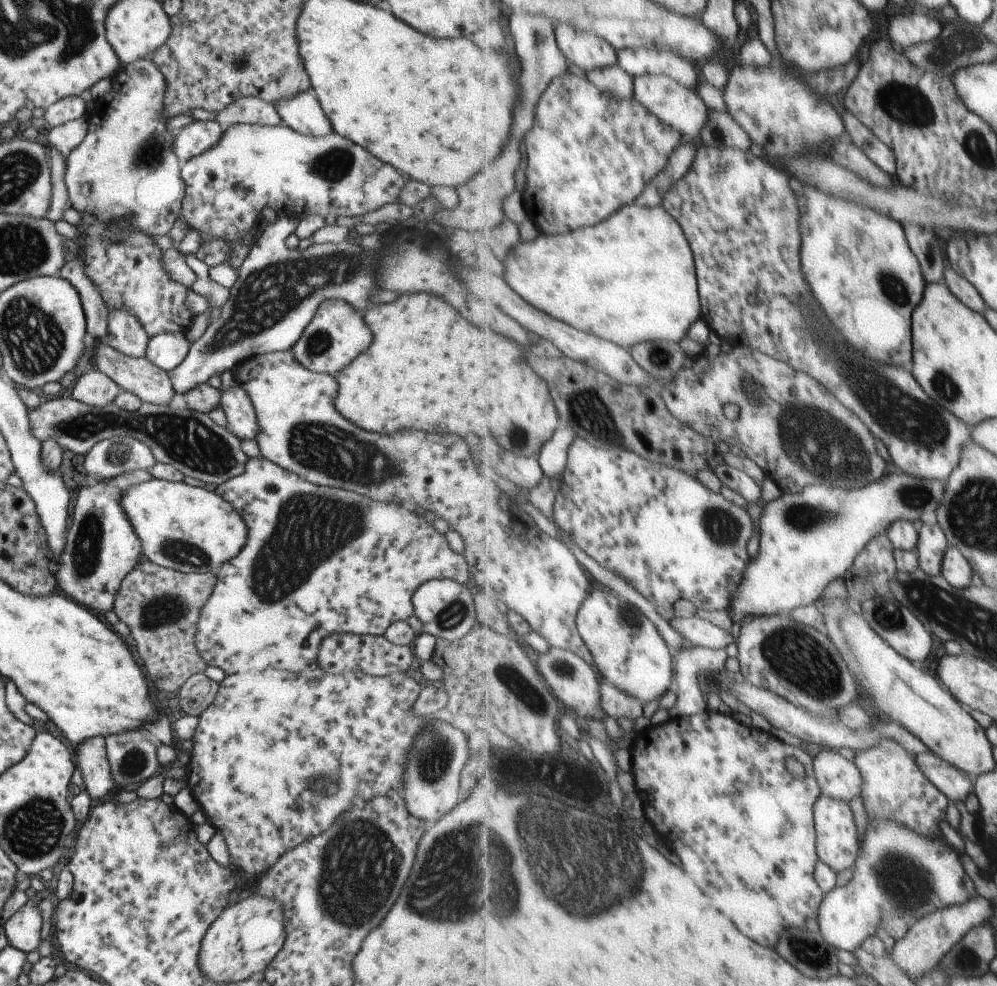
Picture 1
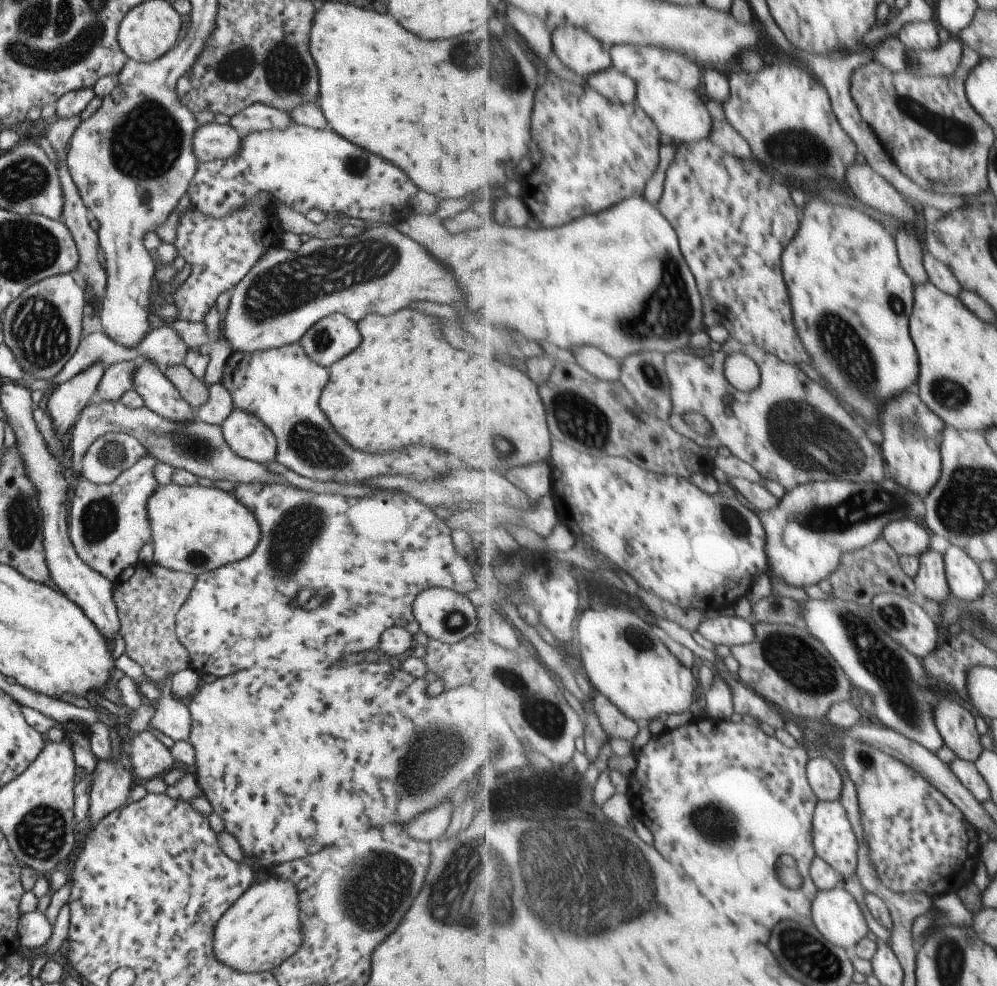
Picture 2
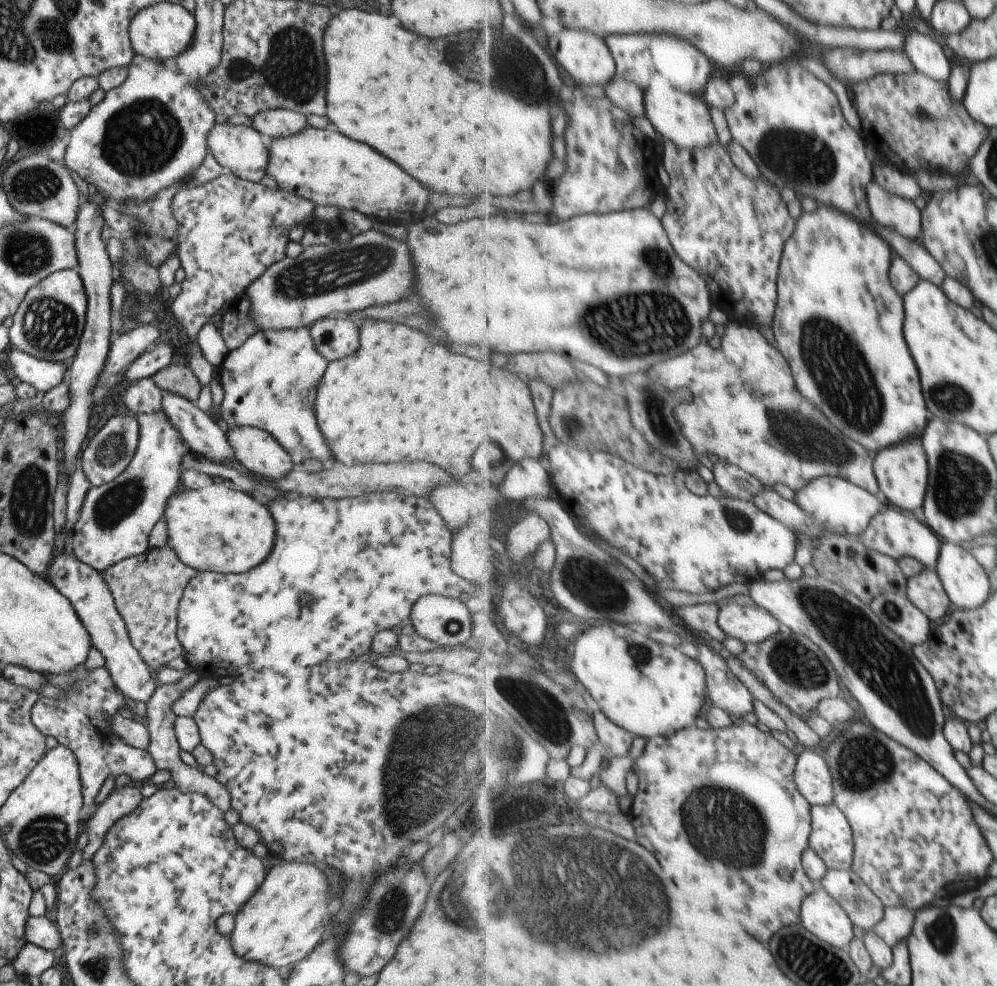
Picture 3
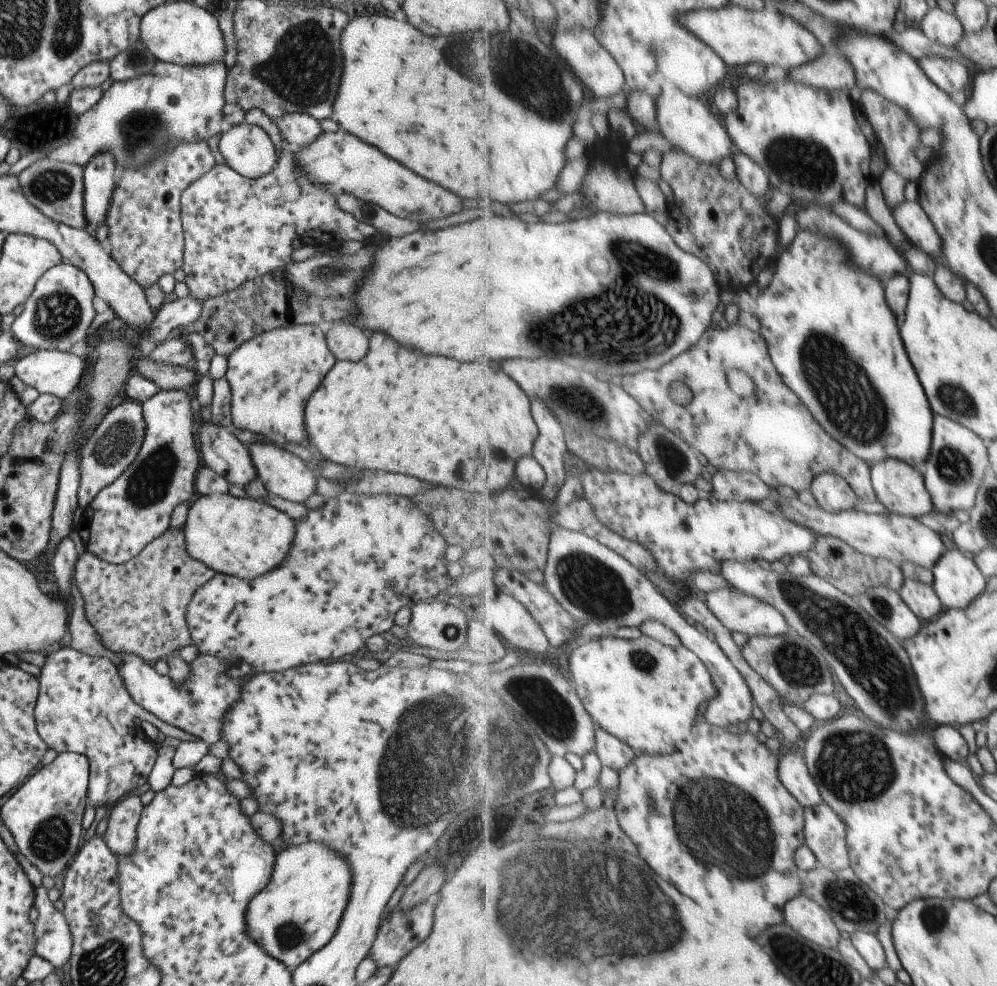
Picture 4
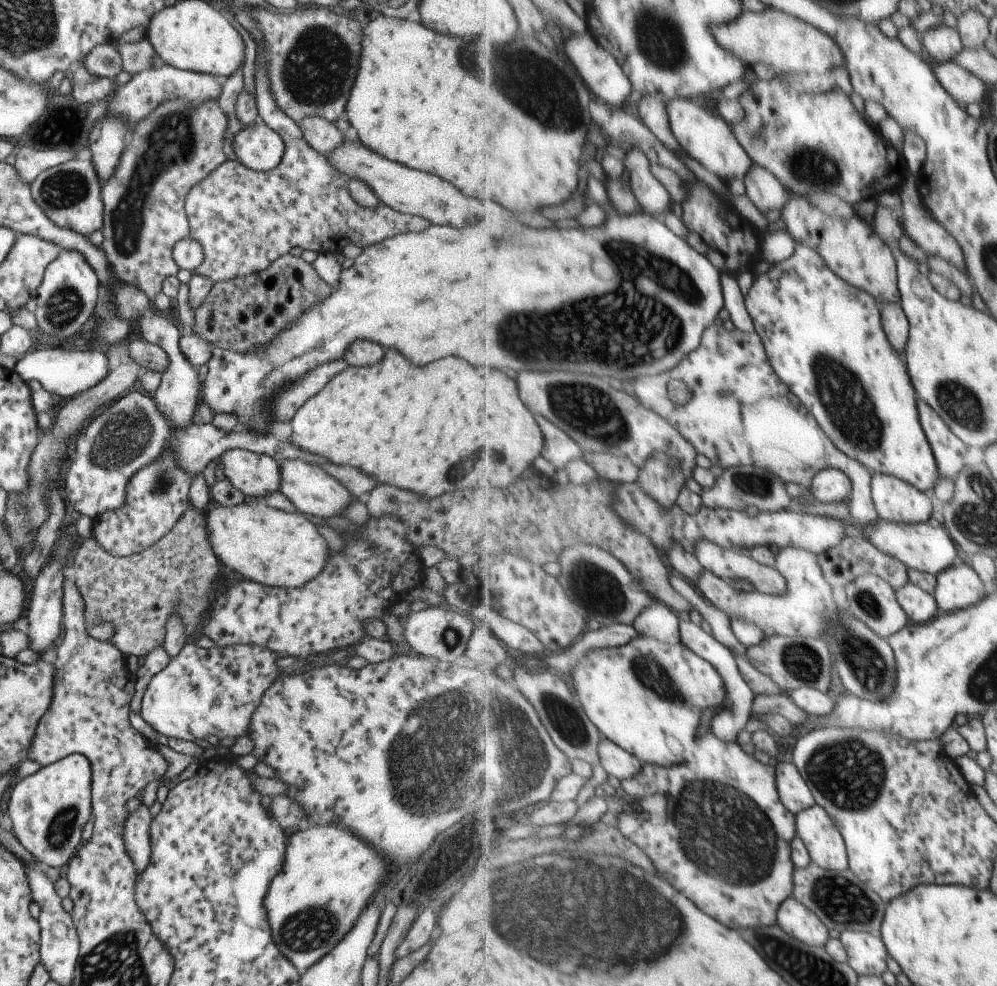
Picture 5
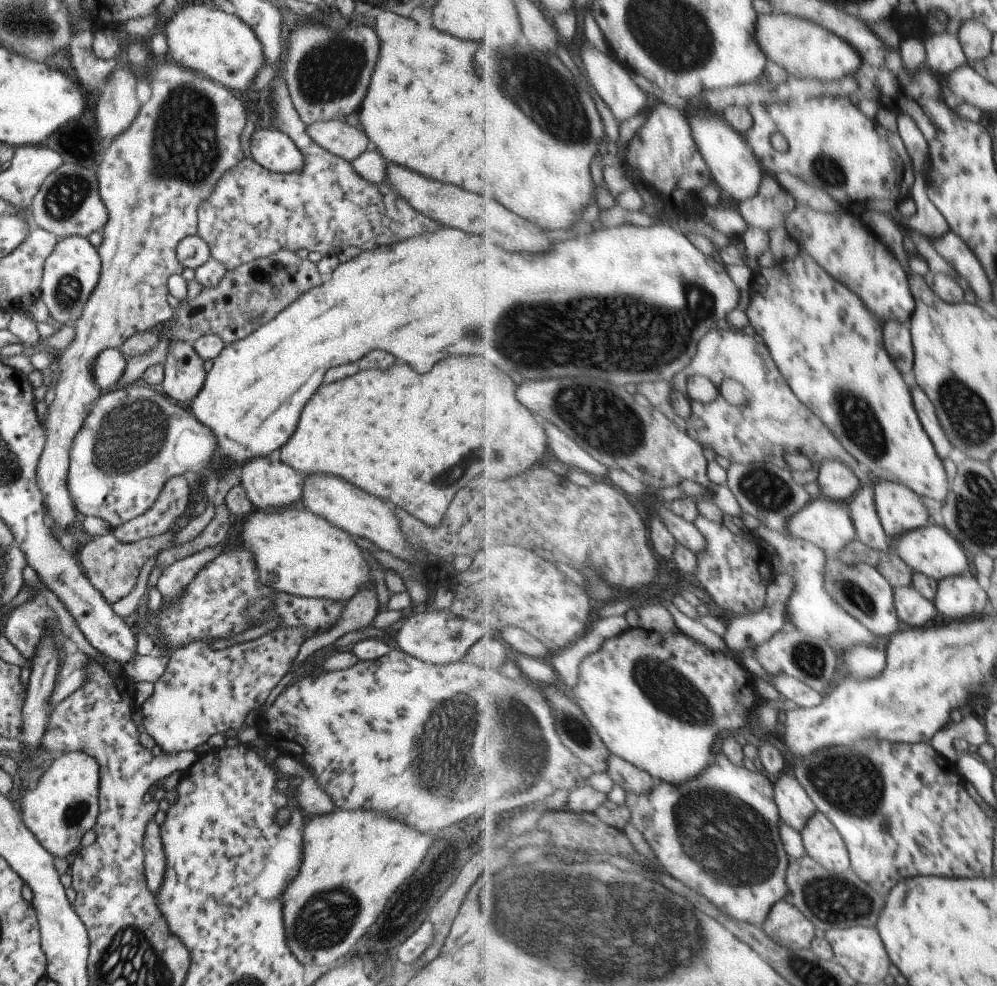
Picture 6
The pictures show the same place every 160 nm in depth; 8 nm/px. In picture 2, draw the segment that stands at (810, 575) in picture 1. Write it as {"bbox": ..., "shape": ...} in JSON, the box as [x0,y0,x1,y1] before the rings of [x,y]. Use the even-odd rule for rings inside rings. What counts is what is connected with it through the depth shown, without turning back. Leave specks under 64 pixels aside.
{"bbox":[735,475,925,589],"shape":[[[891,475],[884,476],[880,483],[835,479],[799,485],[785,491],[778,507],[771,510],[759,510],[738,491],[735,499],[760,516],[767,536],[768,575],[777,576],[789,586],[802,589],[829,578],[835,570],[839,570],[843,554],[874,543],[883,536],[889,523],[911,516],[915,506],[925,500],[920,494],[902,487]]]}

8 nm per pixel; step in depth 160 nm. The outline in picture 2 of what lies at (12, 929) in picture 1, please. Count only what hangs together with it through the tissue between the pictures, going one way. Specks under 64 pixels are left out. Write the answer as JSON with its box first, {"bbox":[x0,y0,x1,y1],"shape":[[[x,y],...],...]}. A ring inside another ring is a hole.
{"bbox":[16,910,52,949],"shape":[[[35,910],[19,917],[16,930],[21,946],[36,949],[44,945],[51,936],[52,929],[43,913]]]}

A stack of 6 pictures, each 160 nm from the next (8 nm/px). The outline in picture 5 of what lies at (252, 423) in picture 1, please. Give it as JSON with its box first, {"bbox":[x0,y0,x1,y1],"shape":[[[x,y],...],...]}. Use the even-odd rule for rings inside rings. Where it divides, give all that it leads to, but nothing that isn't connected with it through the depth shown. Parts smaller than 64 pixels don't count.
{"bbox":[278,459,355,518],"shape":[[[283,459],[278,464],[280,481],[278,490],[291,502],[293,506],[307,516],[317,516],[327,518],[332,514],[341,513],[347,502],[355,499],[348,494],[347,490],[329,476],[322,468],[317,465],[303,462],[299,459]]]}

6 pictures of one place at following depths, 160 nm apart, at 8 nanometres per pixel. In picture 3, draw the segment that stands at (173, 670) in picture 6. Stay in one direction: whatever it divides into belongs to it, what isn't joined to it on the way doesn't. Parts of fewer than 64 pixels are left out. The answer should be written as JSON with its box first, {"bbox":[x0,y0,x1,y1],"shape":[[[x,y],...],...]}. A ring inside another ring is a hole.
{"bbox":[48,553,154,704],"shape":[[[58,553],[48,566],[48,582],[71,603],[77,618],[90,636],[90,646],[104,656],[104,668],[112,678],[114,687],[125,697],[147,704],[153,694],[154,675],[132,647],[123,619],[115,608],[100,572],[83,564],[73,553]]]}

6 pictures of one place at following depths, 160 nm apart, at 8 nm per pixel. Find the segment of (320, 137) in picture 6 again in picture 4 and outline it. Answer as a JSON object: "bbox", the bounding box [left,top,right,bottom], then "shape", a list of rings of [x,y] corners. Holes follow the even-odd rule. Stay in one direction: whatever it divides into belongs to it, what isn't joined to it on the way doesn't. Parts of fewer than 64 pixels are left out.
{"bbox":[273,113,322,148],"shape":[[[285,113],[282,117],[277,117],[273,123],[278,128],[282,140],[293,148],[312,143],[322,131],[319,121],[305,113]]]}

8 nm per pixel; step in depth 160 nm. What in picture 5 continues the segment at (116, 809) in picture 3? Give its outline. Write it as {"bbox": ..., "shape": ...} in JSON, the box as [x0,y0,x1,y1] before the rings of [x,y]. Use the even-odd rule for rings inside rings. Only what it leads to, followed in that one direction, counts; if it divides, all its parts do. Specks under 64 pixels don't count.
{"bbox":[122,805,151,873],"shape":[[[140,805],[126,814],[122,824],[122,841],[125,854],[131,859],[134,869],[140,873],[149,862],[149,827],[151,815],[147,807]]]}

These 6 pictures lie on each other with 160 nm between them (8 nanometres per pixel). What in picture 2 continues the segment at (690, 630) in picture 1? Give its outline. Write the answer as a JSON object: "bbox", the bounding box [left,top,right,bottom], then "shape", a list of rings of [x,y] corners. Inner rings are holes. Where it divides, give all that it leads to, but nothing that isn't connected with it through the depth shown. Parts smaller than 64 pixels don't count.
{"bbox":[699,612,756,646],"shape":[[[718,612],[700,624],[699,633],[716,646],[749,644],[756,637],[755,625],[731,612]]]}

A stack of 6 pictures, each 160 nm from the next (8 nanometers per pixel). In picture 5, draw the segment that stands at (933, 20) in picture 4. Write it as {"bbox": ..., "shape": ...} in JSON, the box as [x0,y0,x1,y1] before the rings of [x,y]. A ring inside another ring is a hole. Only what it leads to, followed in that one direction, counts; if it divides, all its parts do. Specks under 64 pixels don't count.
{"bbox":[922,26,964,64],"shape":[[[935,26],[922,35],[926,57],[933,64],[953,62],[953,58],[964,50],[964,45],[957,27]]]}

